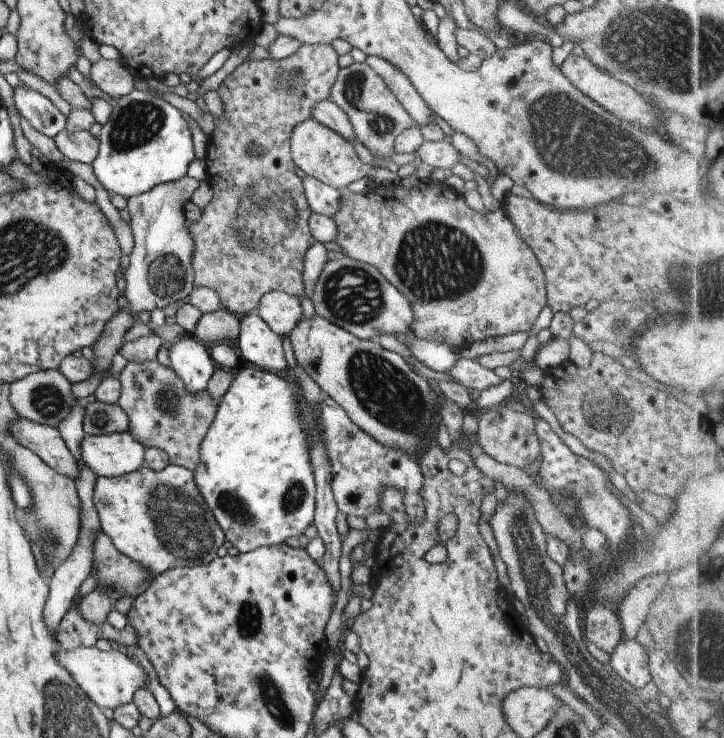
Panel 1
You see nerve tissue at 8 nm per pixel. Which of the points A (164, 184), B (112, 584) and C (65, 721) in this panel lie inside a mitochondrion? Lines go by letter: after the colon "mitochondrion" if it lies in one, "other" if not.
A: other
B: mitochondrion
C: mitochondrion

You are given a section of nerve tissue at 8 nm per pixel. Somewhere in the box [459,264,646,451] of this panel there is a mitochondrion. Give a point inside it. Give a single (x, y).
(604, 409)

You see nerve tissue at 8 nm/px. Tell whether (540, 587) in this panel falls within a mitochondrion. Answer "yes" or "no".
yes

